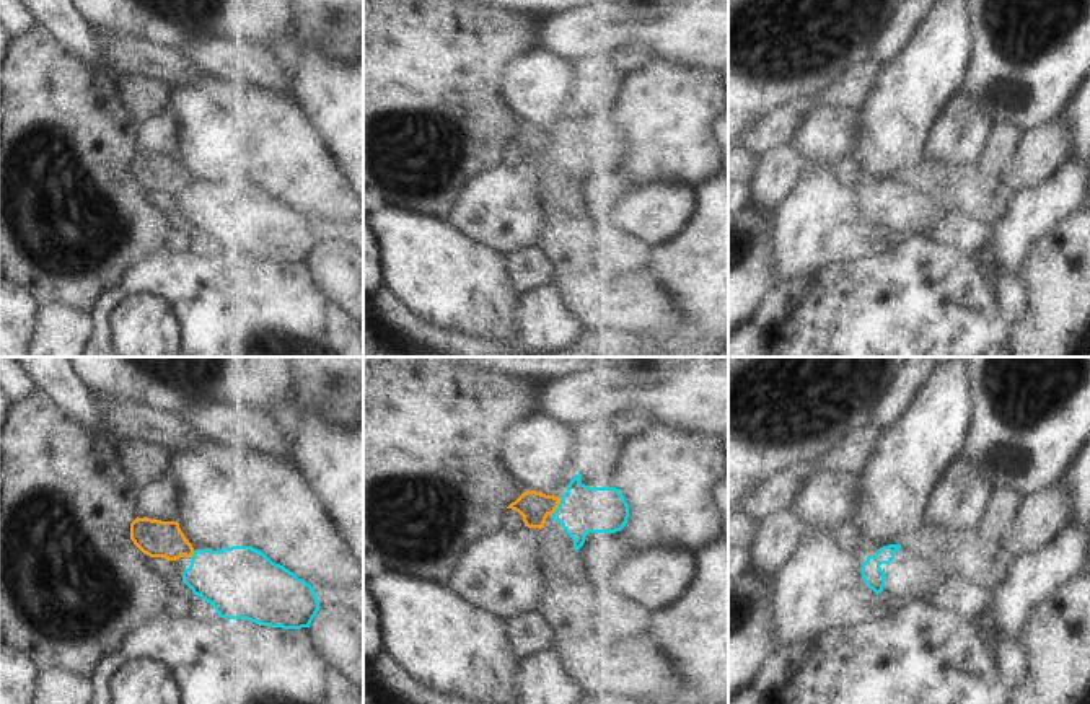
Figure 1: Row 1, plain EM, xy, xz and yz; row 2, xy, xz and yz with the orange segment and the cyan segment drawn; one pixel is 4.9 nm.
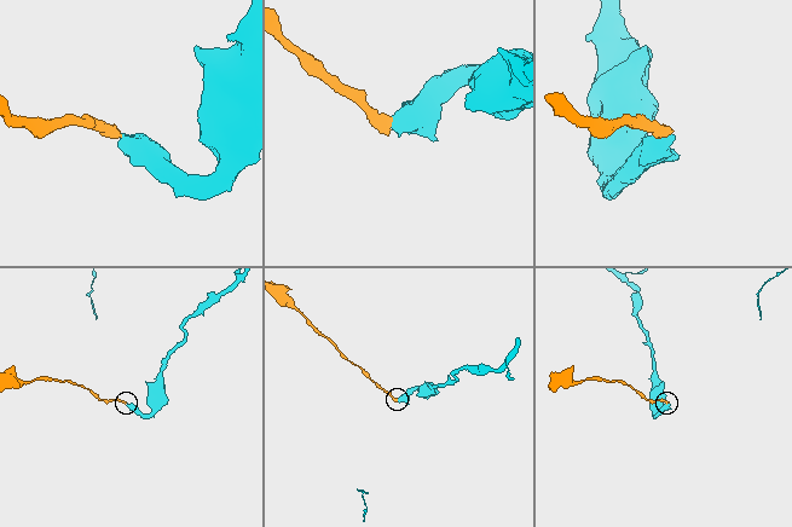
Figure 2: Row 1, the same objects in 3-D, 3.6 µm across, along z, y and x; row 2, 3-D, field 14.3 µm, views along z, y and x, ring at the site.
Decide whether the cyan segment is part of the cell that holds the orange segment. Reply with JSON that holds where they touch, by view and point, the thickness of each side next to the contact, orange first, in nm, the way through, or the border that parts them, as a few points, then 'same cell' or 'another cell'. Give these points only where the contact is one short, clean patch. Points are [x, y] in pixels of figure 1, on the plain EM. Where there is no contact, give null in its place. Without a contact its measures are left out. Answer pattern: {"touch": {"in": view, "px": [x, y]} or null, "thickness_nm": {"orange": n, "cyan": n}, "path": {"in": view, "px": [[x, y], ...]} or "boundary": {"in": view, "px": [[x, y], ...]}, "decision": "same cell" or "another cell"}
{"touch": {"in": "xz", "px": [556, 142]}, "thickness_nm": {"orange": 150, "cyan": 220}, "boundary": {"in": "xz", "px": [[561, 137], [551, 149]]}, "decision": "another cell"}

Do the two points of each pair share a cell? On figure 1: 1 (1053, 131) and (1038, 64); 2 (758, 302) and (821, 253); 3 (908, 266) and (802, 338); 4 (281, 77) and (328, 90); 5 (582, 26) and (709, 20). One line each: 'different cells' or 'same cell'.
1: different cells
2: different cells
3: same cell
4: different cells
5: same cell

